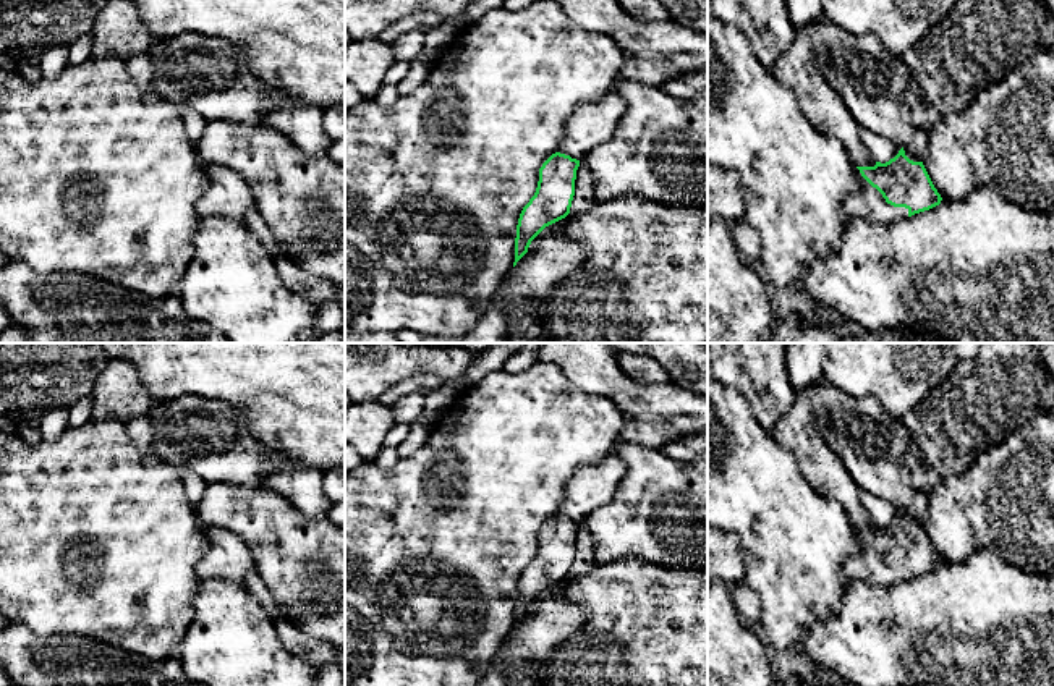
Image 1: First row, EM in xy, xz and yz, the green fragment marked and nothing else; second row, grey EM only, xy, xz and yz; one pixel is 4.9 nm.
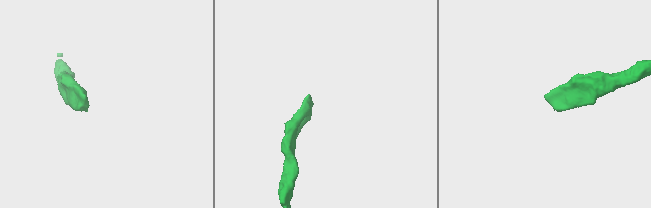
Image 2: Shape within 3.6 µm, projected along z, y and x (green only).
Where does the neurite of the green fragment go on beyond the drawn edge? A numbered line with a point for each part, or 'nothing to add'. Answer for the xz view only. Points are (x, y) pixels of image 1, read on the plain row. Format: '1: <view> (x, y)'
1: xz (591, 487)

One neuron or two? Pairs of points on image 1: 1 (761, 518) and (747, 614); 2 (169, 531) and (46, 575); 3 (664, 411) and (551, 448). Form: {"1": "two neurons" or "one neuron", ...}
{"1": "two neurons", "2": "one neuron", "3": "two neurons"}

